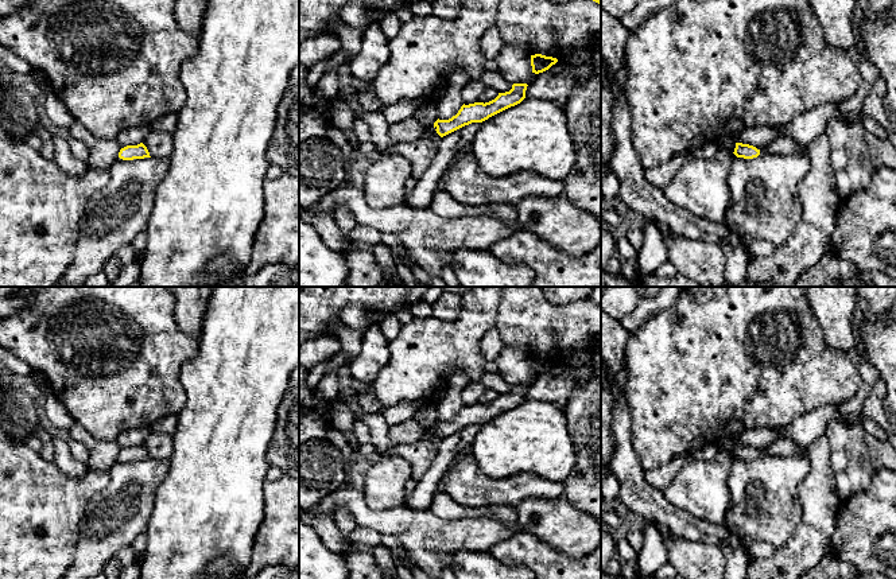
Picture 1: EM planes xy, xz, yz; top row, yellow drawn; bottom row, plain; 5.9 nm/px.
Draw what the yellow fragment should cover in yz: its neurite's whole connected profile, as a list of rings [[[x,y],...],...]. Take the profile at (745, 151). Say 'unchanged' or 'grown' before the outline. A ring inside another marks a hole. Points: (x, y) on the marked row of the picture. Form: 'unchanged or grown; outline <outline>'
unchanged; outline [[[736,143],[736,148],[733,154],[737,158],[753,159],[760,155],[760,149],[749,144]]]

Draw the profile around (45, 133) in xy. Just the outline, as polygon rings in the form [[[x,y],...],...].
[[[39,123],[34,131],[34,135],[39,137],[44,144],[44,149],[40,151],[40,154],[46,159],[54,159],[53,133],[54,129],[51,129],[50,127],[44,127],[42,123]]]

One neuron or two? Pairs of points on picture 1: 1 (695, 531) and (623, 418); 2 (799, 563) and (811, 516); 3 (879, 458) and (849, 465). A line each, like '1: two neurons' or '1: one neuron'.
1: one neuron
2: one neuron
3: one neuron

